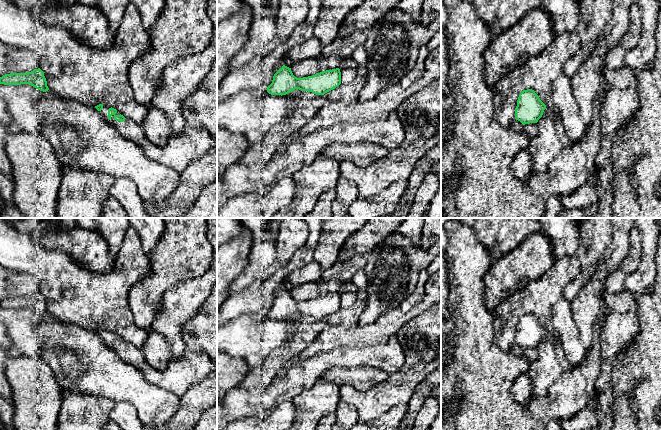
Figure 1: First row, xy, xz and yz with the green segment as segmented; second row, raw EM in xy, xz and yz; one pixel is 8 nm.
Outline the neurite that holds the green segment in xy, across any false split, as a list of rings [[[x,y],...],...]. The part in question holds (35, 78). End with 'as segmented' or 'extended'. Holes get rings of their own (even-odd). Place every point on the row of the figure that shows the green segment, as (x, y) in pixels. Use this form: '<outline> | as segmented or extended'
[[[38,68],[27,73],[10,73],[0,77],[0,84],[21,85],[29,84],[36,89],[46,92],[49,90],[43,71]]] | as segmented

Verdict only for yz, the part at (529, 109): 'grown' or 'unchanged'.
grown

